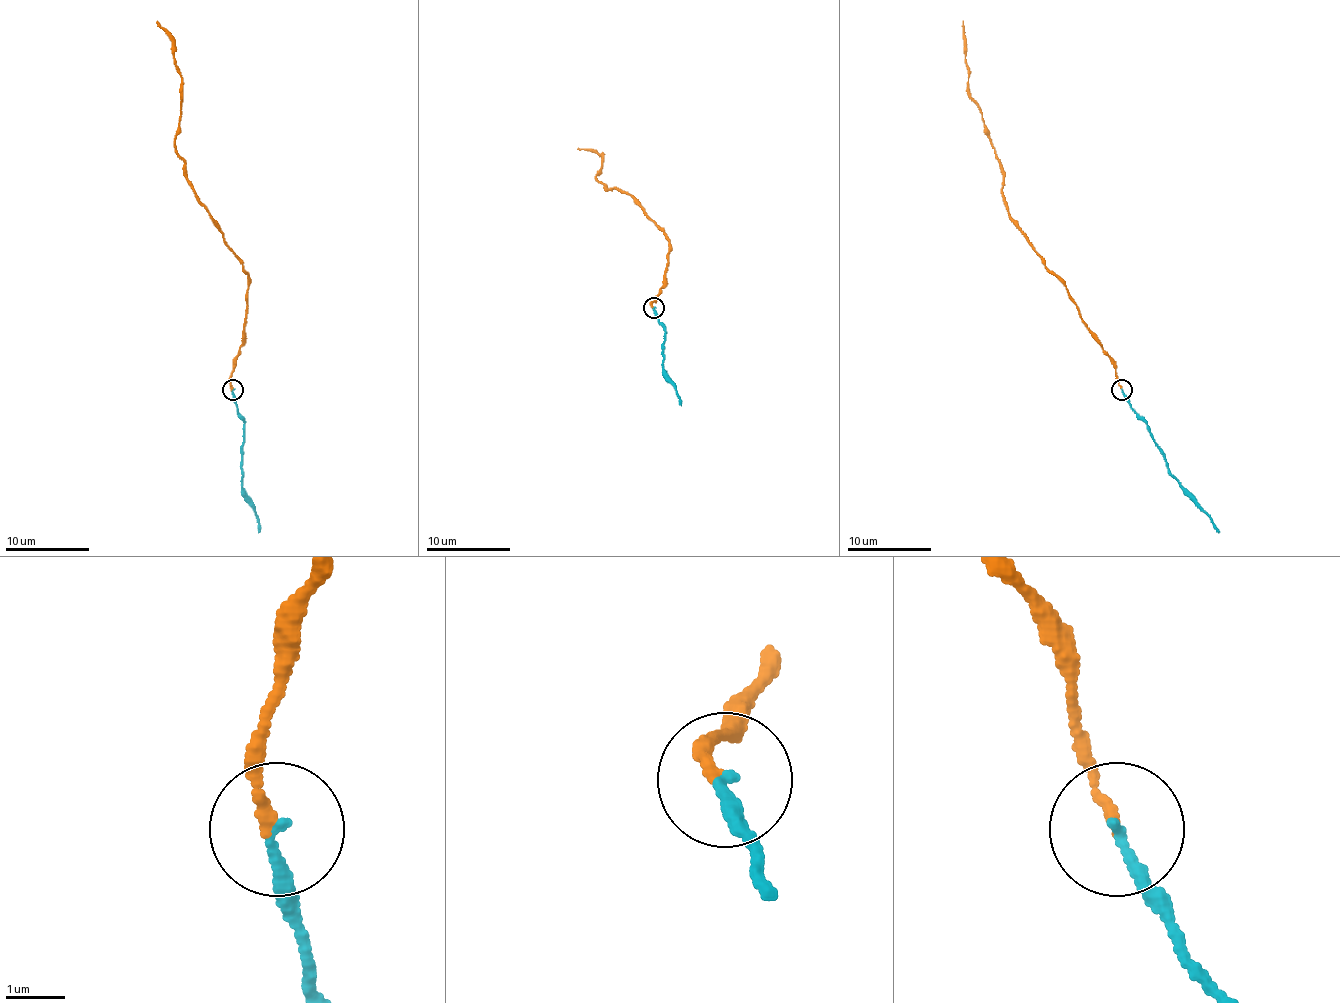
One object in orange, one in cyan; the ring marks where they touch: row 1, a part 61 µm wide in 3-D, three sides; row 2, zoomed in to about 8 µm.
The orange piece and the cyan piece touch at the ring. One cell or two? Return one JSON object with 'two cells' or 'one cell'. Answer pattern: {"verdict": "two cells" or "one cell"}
{"verdict": "one cell"}

